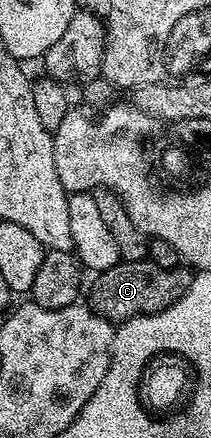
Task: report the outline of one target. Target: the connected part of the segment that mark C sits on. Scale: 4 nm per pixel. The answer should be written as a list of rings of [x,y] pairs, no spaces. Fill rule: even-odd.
[[[147,259],[143,261],[120,260],[114,267],[110,267],[95,278],[90,308],[99,317],[105,317],[113,323],[123,323],[135,317],[145,317],[162,311],[178,299],[182,299],[182,295],[186,295],[190,287],[193,276],[193,270],[188,267],[163,269]]]

